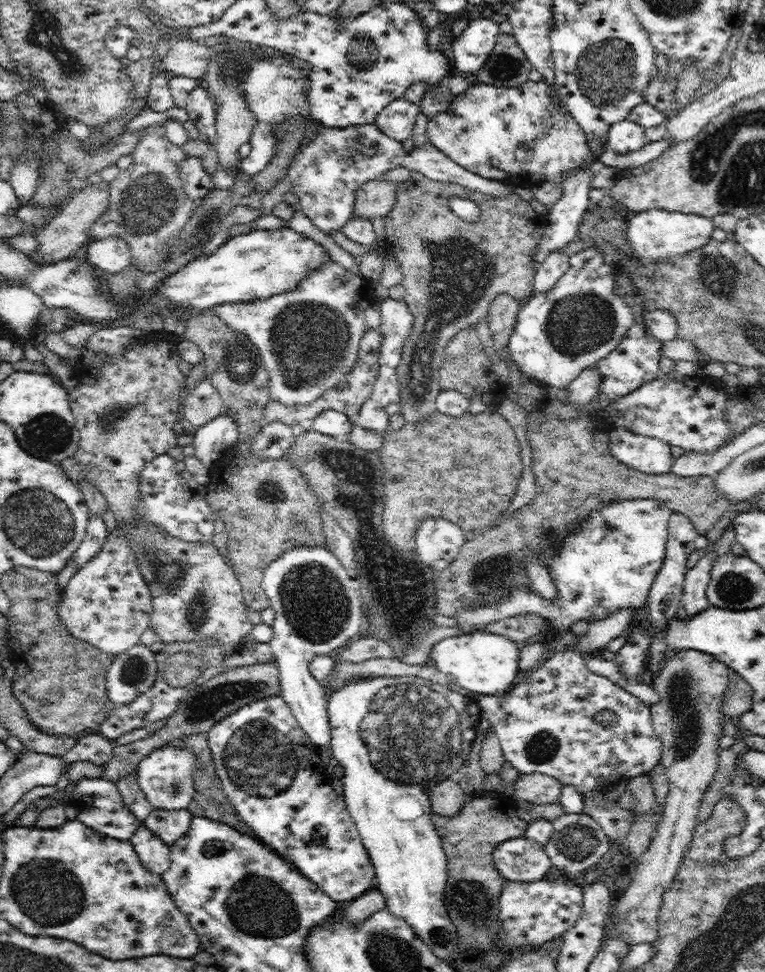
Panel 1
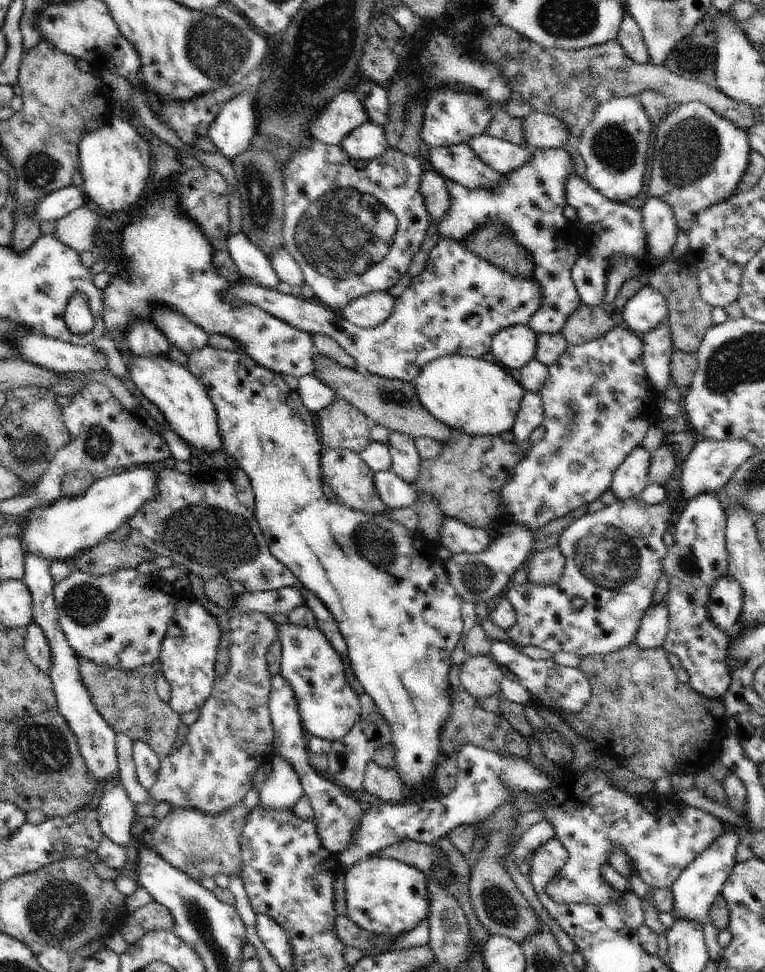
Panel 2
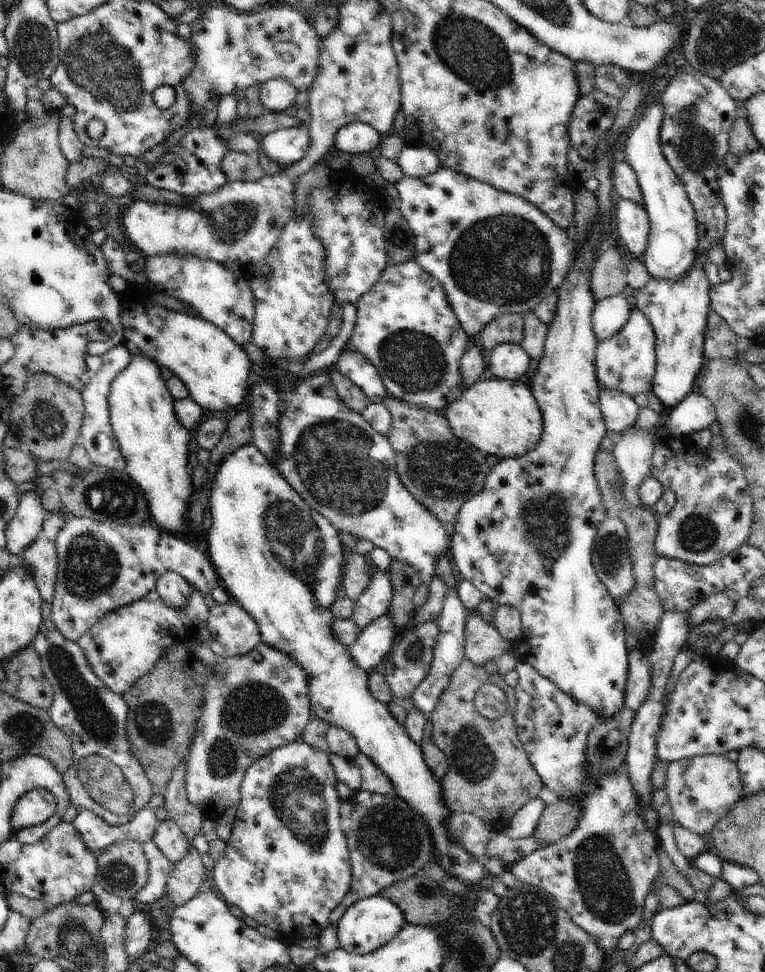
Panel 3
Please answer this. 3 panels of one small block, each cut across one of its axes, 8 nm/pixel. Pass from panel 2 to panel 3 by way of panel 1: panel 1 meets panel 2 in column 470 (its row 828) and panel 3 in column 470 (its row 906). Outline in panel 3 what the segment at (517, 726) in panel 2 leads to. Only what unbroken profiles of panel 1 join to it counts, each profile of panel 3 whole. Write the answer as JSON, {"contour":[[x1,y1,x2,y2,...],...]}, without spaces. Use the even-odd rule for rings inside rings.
{"contour":[[471,612,466,620,464,658,474,665,483,667,513,649,513,642,504,640,500,632,480,613]]}

